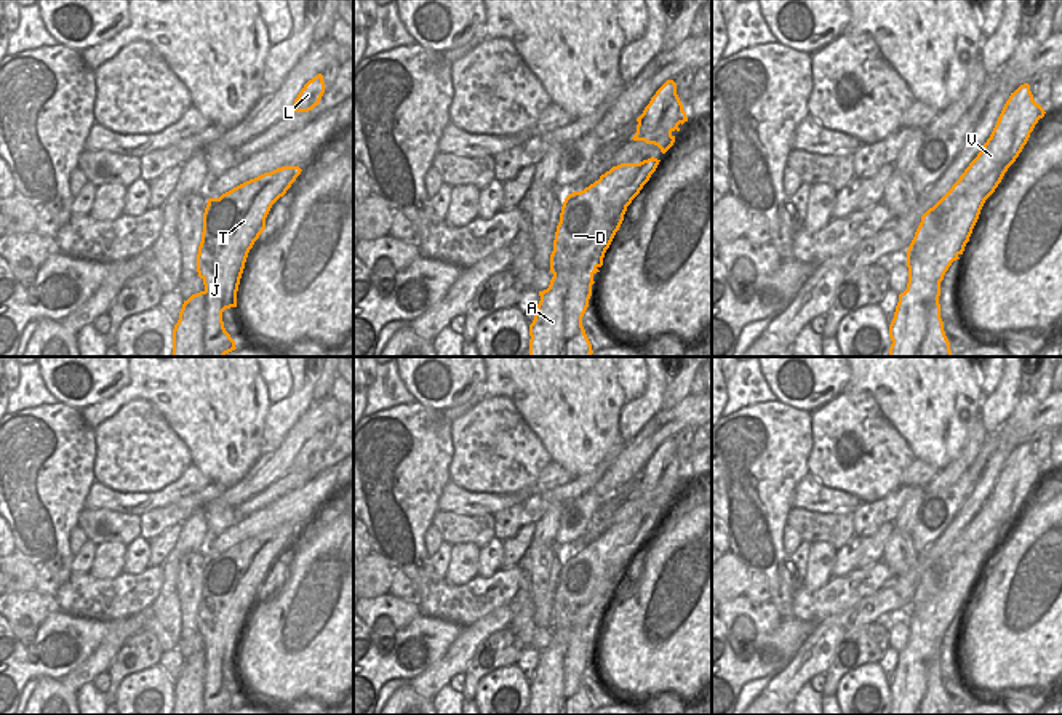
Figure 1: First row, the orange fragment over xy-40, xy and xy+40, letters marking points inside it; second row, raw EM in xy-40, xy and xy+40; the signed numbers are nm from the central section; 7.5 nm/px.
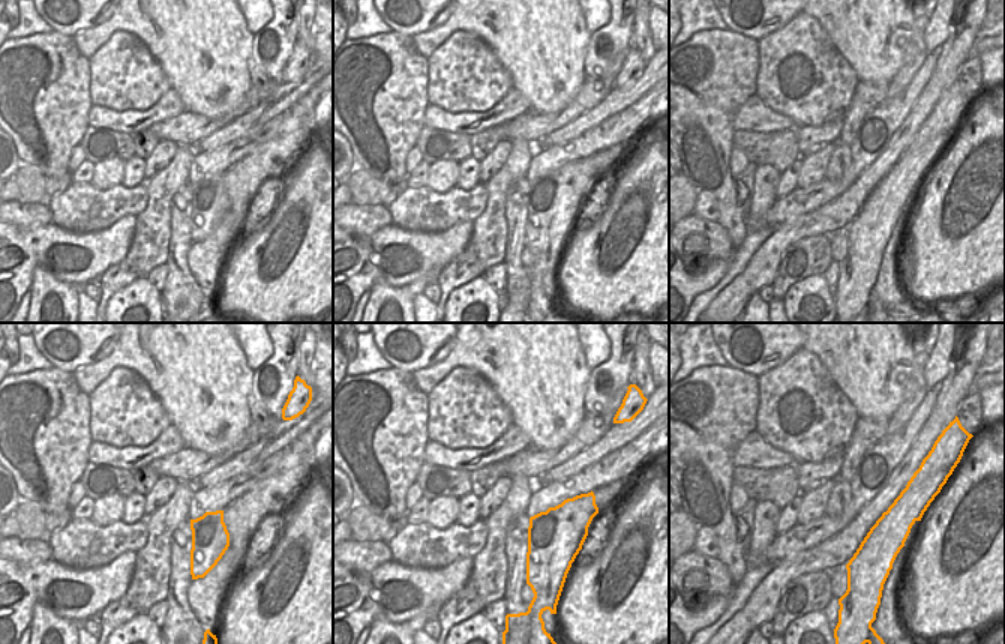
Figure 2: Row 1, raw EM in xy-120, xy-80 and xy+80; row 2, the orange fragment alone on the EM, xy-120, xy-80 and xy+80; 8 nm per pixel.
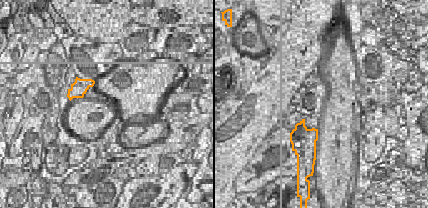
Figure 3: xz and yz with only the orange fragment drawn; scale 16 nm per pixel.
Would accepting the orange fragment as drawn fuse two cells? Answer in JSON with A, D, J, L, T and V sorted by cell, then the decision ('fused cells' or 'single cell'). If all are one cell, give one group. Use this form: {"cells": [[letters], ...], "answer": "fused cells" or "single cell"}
{"cells": [["A", "J", "L", "T"], ["D", "V"]], "answer": "fused cells"}

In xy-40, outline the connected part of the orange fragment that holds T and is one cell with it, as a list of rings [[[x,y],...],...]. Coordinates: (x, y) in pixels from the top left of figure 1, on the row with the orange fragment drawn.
[[[278,181],[256,192],[253,198],[248,198],[240,206],[230,208],[232,227],[227,234],[224,251],[221,254],[211,254],[205,245],[198,246],[198,277],[205,280],[210,274],[224,275],[227,280],[227,298],[232,298],[232,293],[238,291],[234,280],[242,278],[248,253],[264,232],[266,218],[272,205],[283,197],[289,187],[289,182]]]

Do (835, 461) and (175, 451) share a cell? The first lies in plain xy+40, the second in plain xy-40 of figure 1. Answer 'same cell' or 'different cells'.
same cell

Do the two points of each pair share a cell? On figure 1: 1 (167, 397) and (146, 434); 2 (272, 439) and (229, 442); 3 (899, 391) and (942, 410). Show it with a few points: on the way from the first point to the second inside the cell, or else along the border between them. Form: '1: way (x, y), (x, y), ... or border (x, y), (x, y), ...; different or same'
1: border (122, 405), (138, 399), (147, 400), (181, 440); different
2: border (272, 405), (266, 415), (263, 451); different
3: way (910, 395), (931, 410); same

